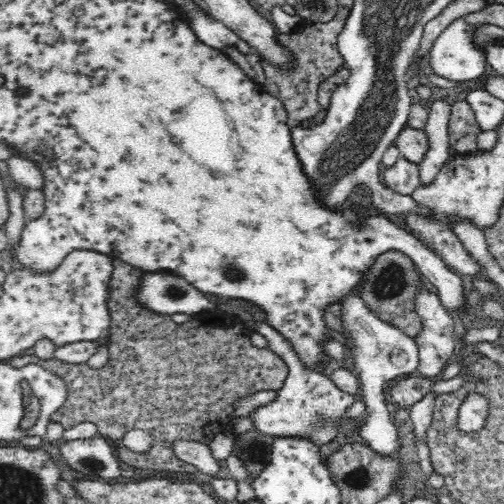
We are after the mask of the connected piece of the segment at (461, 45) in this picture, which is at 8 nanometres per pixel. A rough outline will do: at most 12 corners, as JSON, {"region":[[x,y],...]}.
{"region":[[458,18],[428,50],[431,72],[452,82],[484,74],[473,28]]}

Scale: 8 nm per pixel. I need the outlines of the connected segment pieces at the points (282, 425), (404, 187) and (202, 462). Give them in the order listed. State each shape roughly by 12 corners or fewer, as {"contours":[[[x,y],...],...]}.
{"contours":[[[260,321],[257,332],[289,376],[255,428],[316,445],[338,436],[356,400],[306,367],[291,342]],[[400,158],[384,171],[384,186],[410,195],[421,185],[418,165]],[[180,439],[172,451],[204,474],[220,472],[208,445]]]}

